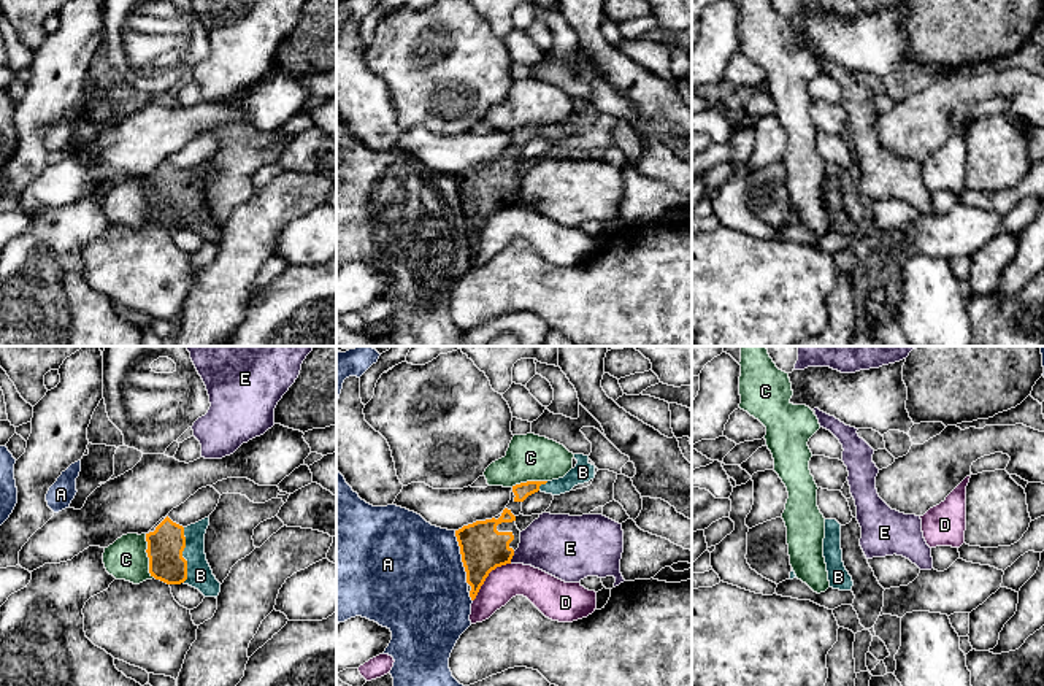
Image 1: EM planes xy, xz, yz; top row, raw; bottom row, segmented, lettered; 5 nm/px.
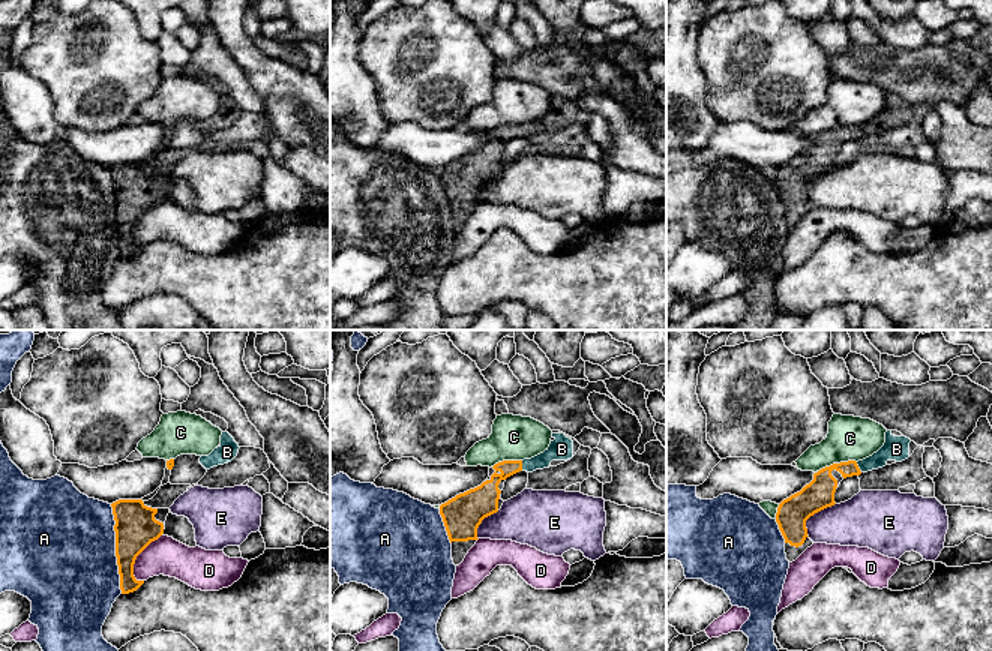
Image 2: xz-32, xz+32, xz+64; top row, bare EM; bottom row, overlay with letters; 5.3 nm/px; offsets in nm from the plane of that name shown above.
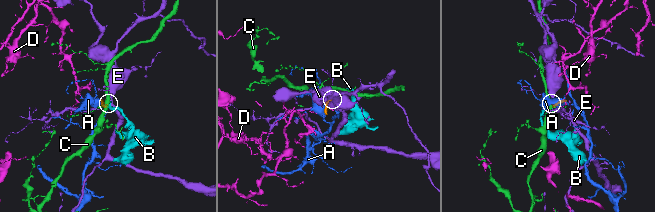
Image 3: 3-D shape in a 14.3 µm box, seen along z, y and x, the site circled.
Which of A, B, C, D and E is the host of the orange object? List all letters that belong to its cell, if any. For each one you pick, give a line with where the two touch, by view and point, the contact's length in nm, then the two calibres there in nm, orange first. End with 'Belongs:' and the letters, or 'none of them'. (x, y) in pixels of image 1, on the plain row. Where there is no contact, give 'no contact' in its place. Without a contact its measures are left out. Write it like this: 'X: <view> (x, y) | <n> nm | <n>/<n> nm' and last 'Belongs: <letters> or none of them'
B: xy (181, 199) | 280 nm | 190/130 nm
Belongs: B

